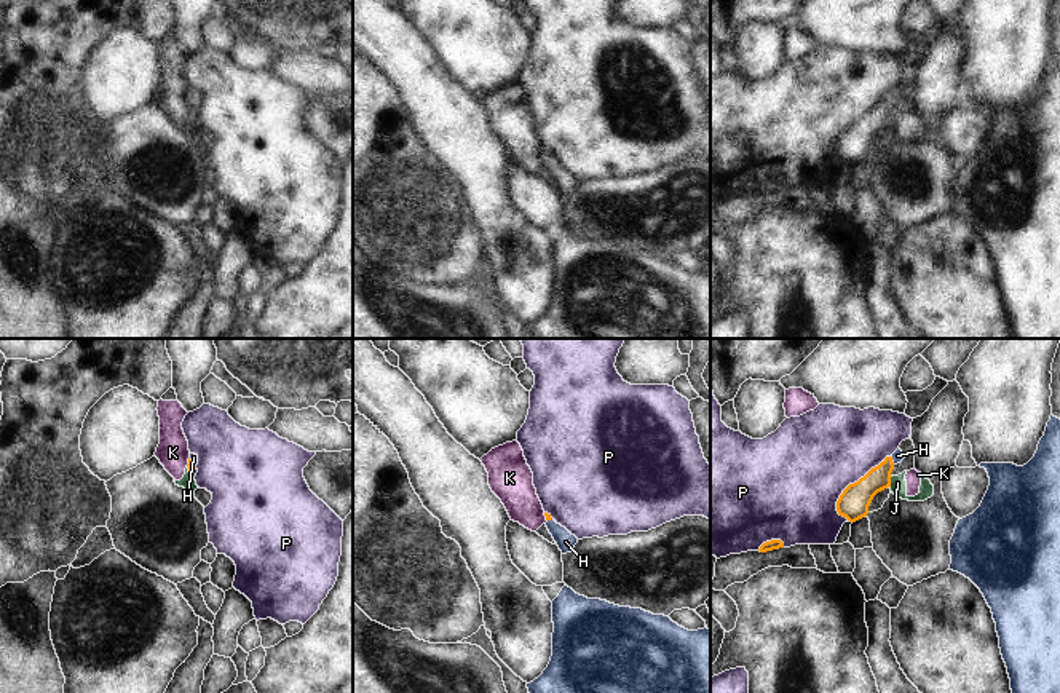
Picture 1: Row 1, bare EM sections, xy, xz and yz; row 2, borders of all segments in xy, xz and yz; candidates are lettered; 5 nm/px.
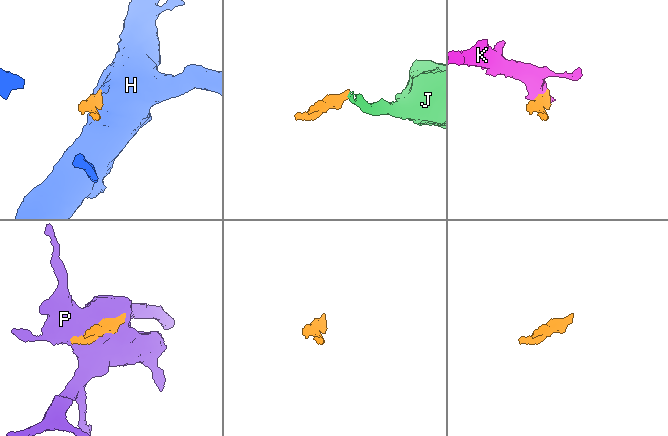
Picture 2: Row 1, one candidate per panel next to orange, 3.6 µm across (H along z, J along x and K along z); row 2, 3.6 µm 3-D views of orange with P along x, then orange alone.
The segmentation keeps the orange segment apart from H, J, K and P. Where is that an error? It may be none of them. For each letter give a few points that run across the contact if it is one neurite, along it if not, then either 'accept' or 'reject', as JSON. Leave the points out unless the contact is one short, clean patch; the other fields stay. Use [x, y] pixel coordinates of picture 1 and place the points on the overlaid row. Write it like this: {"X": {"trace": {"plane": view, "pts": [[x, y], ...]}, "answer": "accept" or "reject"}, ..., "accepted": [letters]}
{"H": {"trace": {"plane": "xy", "pts": [[190, 465], [193, 463], [193, 457]]}, "answer": "accept"}, "J": {"trace": {"plane": "yz", "pts": [[893, 476], [889, 487]]}, "answer": "reject"}, "K": {"trace": {"plane": "xy", "pts": [[189, 457], [185, 465]]}, "answer": "reject"}, "P": {"answer": "reject"}, "accepted": ["H"]}

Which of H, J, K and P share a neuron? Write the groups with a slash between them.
H / J K / P

